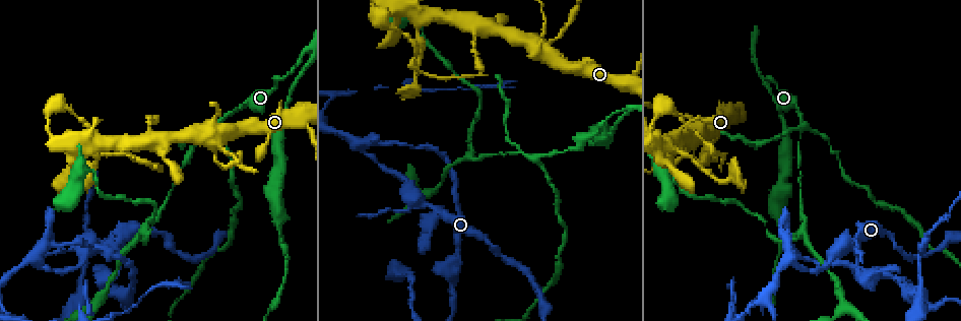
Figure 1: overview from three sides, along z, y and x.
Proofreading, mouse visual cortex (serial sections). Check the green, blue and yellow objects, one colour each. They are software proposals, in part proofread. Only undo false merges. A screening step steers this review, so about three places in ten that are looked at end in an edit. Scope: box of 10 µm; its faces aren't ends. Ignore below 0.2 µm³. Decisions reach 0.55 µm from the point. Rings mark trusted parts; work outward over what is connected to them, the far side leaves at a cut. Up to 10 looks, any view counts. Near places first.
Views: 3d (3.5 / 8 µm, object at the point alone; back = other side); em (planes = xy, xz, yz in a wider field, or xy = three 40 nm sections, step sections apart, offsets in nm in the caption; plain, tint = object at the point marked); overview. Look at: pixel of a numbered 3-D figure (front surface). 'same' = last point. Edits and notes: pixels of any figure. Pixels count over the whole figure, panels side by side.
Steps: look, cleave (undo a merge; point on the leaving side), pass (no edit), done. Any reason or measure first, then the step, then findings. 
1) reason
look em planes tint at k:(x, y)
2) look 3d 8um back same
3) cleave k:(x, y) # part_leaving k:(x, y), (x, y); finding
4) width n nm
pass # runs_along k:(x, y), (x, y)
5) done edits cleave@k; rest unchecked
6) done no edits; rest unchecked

abrupt turn
look 3d 3.5um at 1:(754, 65)

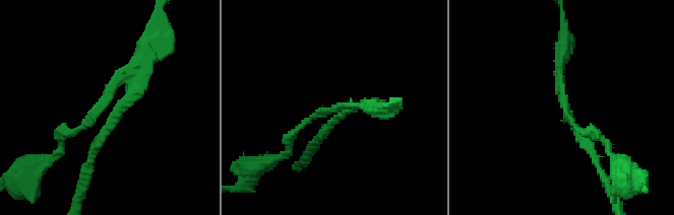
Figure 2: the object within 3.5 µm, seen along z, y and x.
look em xy step 3 tint at 2:(102, 103)

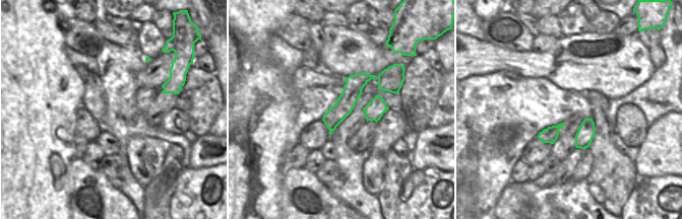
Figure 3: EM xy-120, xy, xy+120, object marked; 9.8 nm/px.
cleave 2:(105, 133) # part_leaving 2:(116, 104), (81, 186); two cells meet here

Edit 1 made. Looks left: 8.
narrows sharply
look 3d 8um at 1:(805, 126)

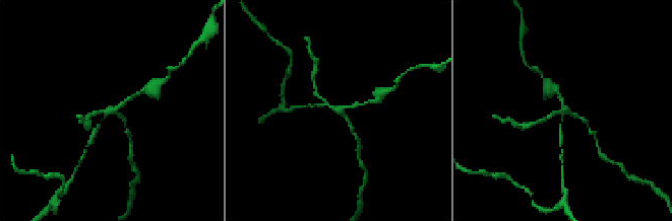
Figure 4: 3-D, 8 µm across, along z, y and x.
closer look
look 3d 3.5um back same

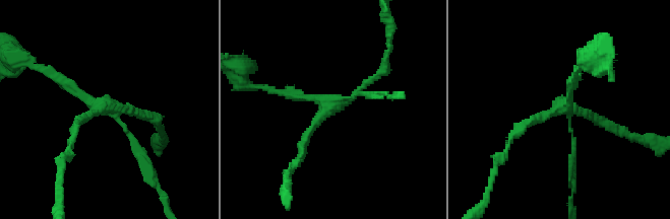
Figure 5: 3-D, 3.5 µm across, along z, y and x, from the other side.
look em xy step 2 tint at 5:(328, 103)

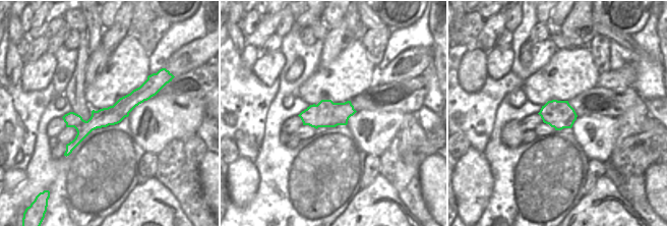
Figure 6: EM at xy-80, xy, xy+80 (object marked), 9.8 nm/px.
cleave 5:(531, 122) # a second cell is stuck on

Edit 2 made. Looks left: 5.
see it whole again
look overview

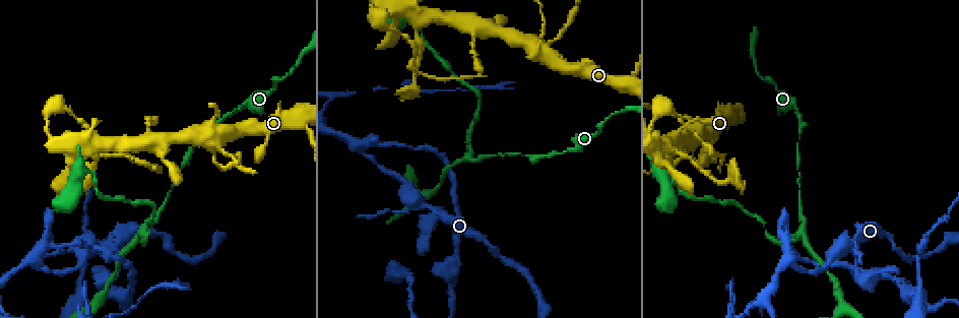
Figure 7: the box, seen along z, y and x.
three arms meet
look 3d 3.5um at 7:(804, 231)

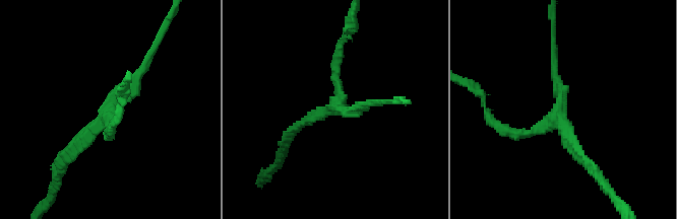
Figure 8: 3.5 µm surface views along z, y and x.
need the tissue
look em xy step 1 tint at 8:(562, 109)

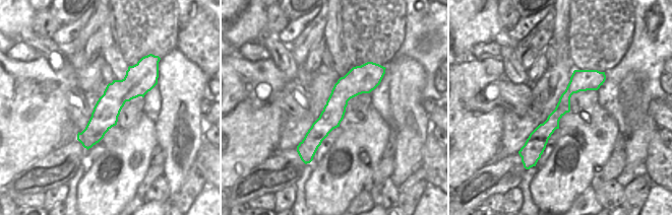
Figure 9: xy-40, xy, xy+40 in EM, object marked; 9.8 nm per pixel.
arm_widths 150, 150, 200 nm
cleave 8:(337, 52) # part_leaving 8:(340, 87), (336, 59), (352, 25); two cells meet here

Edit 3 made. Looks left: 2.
done edits cleave@2, cleave@5, cleave@8; rest unchecked

